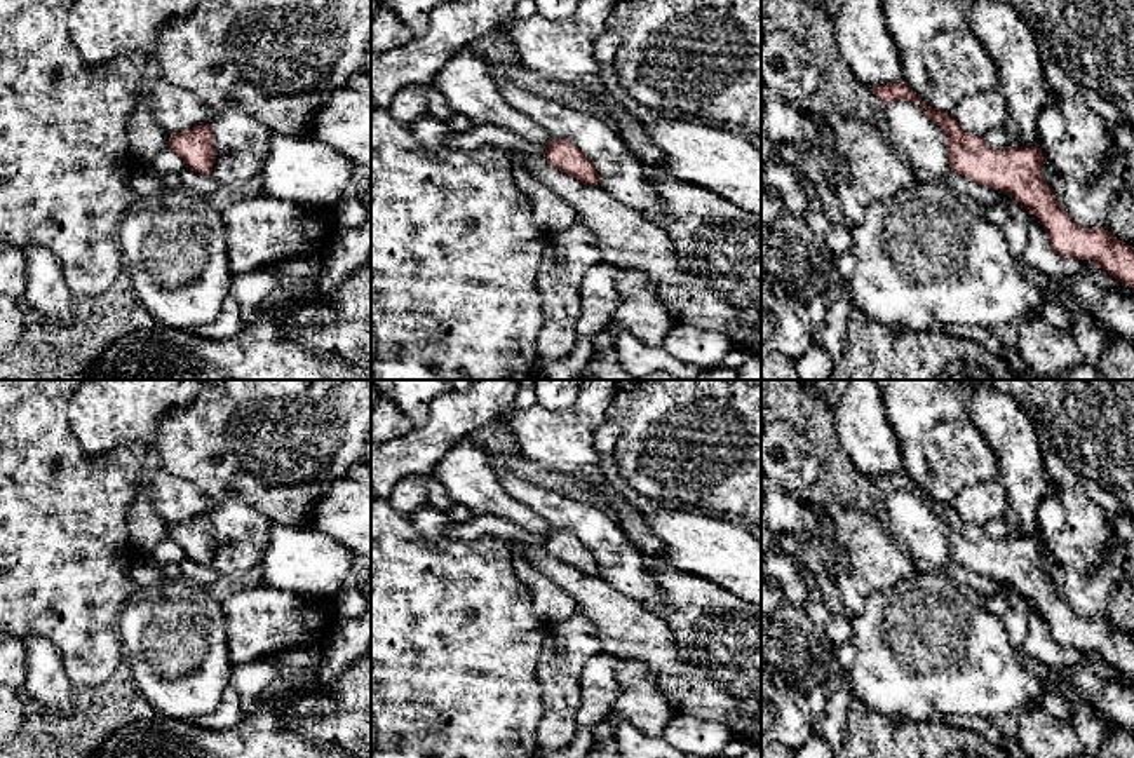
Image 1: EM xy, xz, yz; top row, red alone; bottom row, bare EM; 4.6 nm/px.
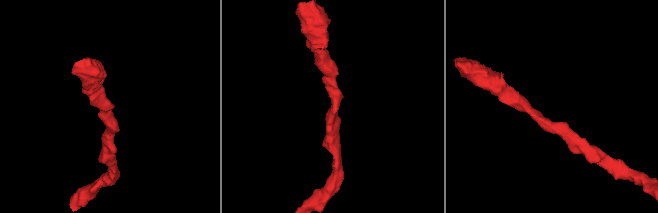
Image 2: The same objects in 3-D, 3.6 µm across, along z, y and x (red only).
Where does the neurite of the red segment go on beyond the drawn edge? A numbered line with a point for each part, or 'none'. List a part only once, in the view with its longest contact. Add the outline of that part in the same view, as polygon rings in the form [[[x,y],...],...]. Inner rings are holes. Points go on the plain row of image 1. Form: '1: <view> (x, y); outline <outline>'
none

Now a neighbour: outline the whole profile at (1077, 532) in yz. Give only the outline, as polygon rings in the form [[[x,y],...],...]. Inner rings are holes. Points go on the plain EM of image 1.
[[[1040,430],[1038,437],[1047,444],[1042,465],[1050,481],[1050,493],[1038,505],[1042,538],[1061,565],[1090,572],[1108,551],[1110,514],[1089,498],[1083,481]]]

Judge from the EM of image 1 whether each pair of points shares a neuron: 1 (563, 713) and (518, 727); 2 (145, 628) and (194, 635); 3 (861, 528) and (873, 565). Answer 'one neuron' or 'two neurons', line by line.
1: two neurons
2: one neuron
3: one neuron

